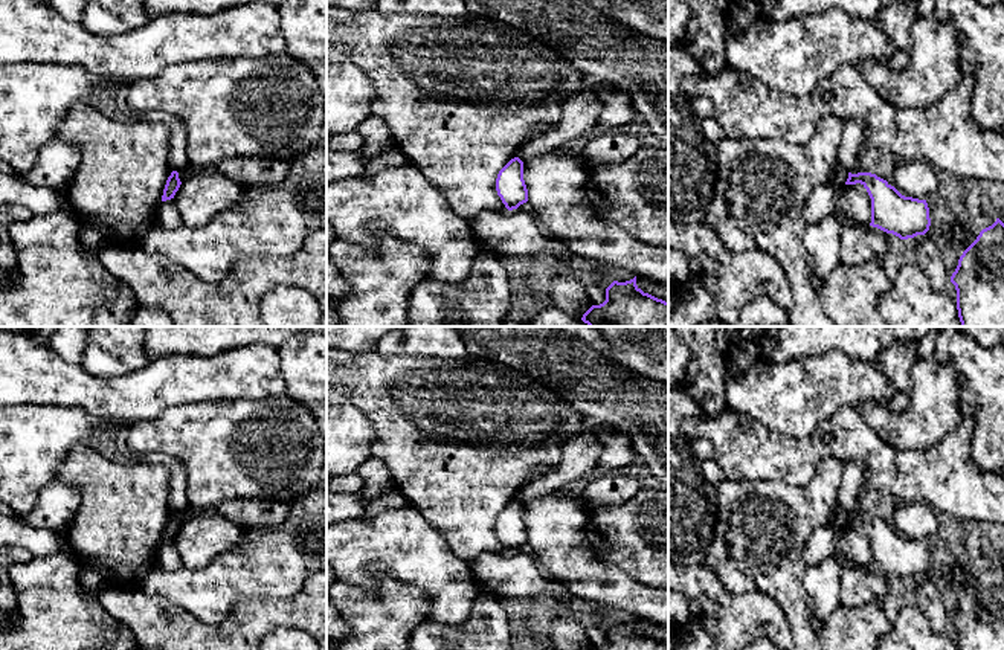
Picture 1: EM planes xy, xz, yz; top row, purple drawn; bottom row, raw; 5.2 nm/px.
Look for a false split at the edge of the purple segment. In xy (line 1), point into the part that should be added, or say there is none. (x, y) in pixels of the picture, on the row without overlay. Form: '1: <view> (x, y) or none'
1: none

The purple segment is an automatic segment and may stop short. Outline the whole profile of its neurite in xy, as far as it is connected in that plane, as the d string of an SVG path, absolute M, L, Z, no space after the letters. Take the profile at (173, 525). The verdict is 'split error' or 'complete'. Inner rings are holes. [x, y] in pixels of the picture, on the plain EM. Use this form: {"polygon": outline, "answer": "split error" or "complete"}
{"polygon": "M172 513L171 517L168 519L168 522L166 522L163 537L162 537L162 543L174 540L174 537L179 533L180 526L182 526L182 523L179 520L179 514Z", "answer": "complete"}

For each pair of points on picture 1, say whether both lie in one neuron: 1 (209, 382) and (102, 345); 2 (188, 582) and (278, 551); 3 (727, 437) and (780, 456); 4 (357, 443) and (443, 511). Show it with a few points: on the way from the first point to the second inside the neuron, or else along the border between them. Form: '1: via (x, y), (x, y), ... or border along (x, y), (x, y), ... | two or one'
1: border along (150, 360), (116, 377) | two
2: via (211, 582), (226, 582), (255, 569) | one
3: via (740, 443), (749, 452), (766, 455) | one
4: border along (359, 409), (373, 427), (374, 443) | two

